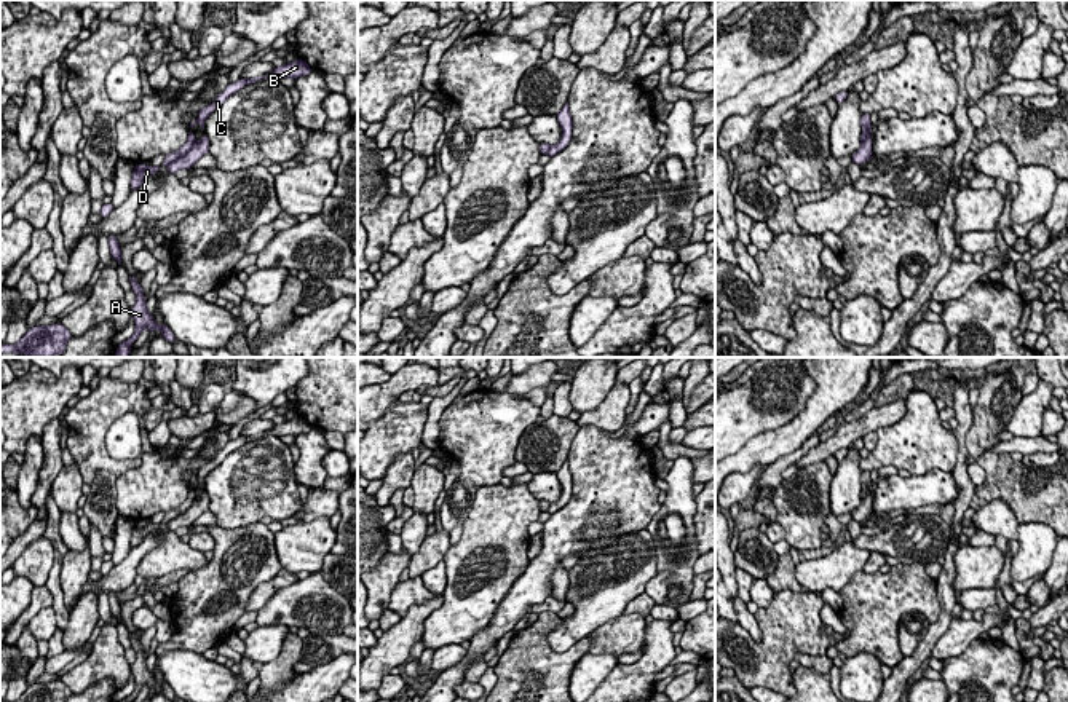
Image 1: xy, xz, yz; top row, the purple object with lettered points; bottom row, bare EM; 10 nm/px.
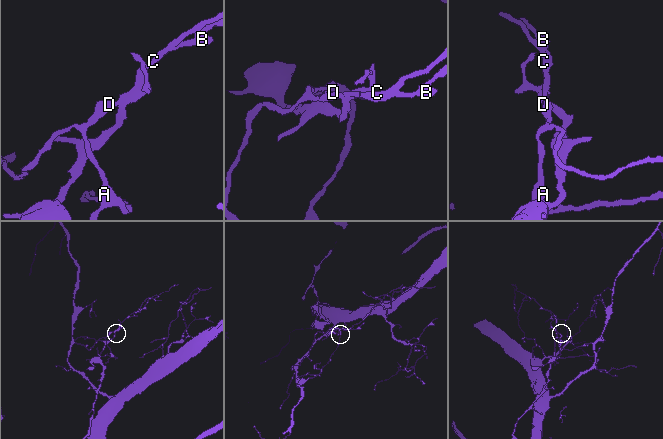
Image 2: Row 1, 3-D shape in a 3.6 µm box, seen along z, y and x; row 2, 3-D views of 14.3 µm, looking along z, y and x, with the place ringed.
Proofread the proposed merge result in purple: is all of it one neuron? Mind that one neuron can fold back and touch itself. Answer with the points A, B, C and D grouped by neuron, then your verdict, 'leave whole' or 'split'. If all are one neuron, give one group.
groups A B D / C; split

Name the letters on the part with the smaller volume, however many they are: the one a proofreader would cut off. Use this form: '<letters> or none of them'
C

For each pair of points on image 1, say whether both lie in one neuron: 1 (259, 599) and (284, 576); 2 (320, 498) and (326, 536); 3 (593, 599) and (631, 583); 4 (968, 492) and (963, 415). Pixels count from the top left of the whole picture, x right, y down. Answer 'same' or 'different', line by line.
1: same
2: different
3: same
4: same

